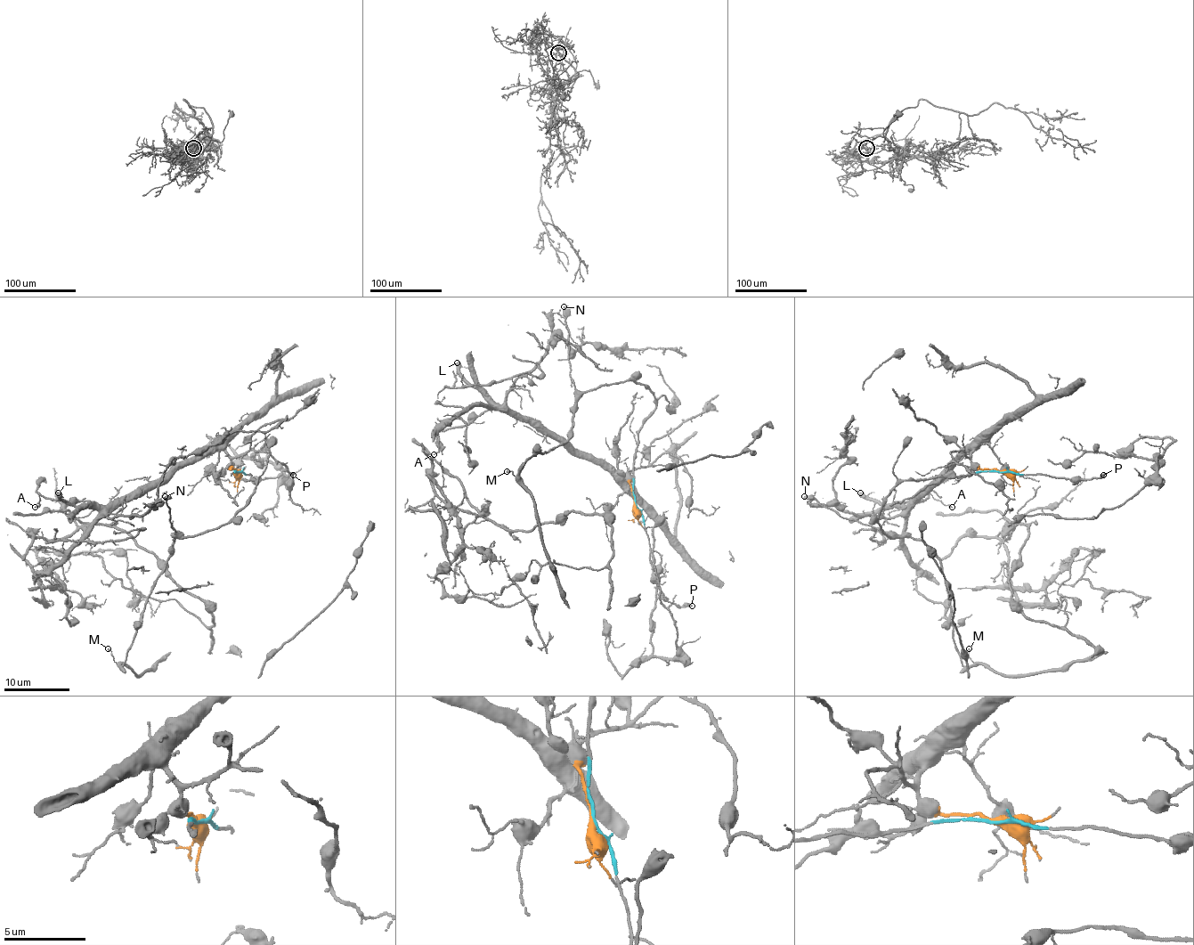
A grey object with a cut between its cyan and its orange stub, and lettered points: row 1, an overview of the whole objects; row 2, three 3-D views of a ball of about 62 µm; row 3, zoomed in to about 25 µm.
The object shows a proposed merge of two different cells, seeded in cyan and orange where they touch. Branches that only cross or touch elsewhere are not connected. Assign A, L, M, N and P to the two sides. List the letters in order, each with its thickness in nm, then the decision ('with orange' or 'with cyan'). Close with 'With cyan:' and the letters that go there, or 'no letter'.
A: 130 nm thick; with orange
L: 550 nm thick; with orange
M: 150 nm thick; with cyan
N: 550 nm thick; with cyan
P: 320 nm thick; with cyan
With cyan: M, N, P

